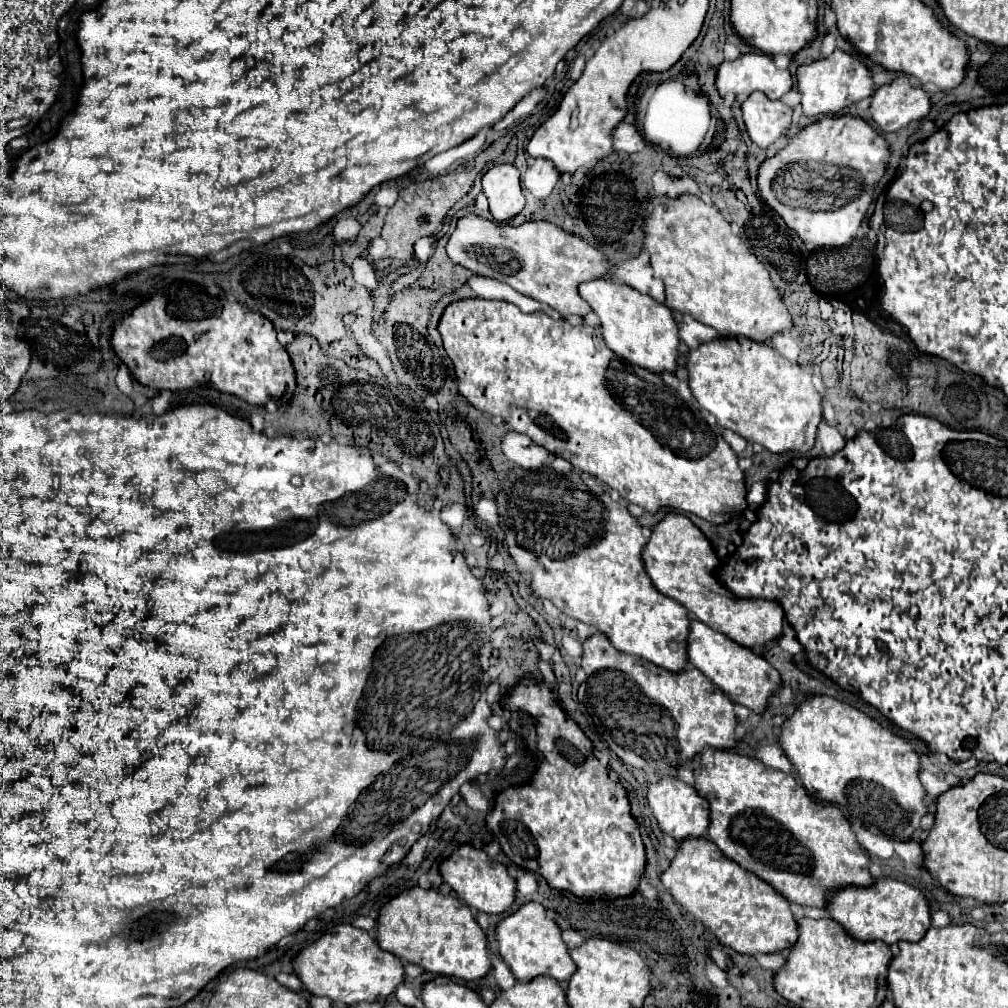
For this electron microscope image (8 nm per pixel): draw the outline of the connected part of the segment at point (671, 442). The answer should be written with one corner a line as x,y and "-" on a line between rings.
464,298
464,300
456,300
452,304
446,306
446,310
440,316
438,322
438,332
442,336
444,342
444,350
450,356
454,370
456,370
456,382
458,382
458,392
480,412
486,412
490,416
500,416
514,432
526,434
532,442
536,442
538,446
546,448
548,452
562,456
564,460
568,460
576,470
580,472
588,472
592,476
596,476
598,480
602,480
604,484
608,484
612,490
616,490
620,494
620,498
638,504
642,508
646,508
648,512
656,512
662,506
670,506
670,508
682,508
684,512
692,512
712,524
722,524
726,522
732,514
742,512
748,504
746,504
746,496
744,496
744,472
738,468
738,458
732,452
732,448
722,440
722,436
718,434
718,424
714,420
714,416
710,416
708,412
704,412
698,404
688,404
686,400
680,398
680,394
676,390
672,390
670,386
666,386
662,382
662,378
650,370
642,370
640,366
634,366
630,362
622,362
622,358
618,358
604,342
602,334
598,328
592,326
572,326
568,320
560,318
554,320
544,312
532,312
532,314
524,314
520,312
518,306
510,304
510,302
498,302
498,300
482,300
482,298

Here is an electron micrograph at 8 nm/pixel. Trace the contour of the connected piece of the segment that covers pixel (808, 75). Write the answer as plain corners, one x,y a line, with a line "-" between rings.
834,50
830,56
814,60
812,64
800,64
796,70
798,92
802,94
802,110
806,116
820,116
838,112
856,100
870,98
874,92
874,82
866,66
842,50

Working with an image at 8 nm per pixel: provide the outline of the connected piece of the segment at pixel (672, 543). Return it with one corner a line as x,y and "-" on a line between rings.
668,512
654,528
648,544
642,550
642,562
654,586
672,600
680,602
700,622
732,638
742,646
764,646
782,634
784,610
770,600
742,600
726,590
716,578
714,570
720,560
708,538
682,514

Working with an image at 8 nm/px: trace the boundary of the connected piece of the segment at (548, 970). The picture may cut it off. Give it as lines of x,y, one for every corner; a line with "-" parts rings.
526,902
516,912
500,920
496,926
496,940
498,940
500,956
504,958
504,962
520,982
528,982
534,976
552,976
564,982
576,970
576,964
572,962
568,948
560,938
558,924
546,916
542,904

